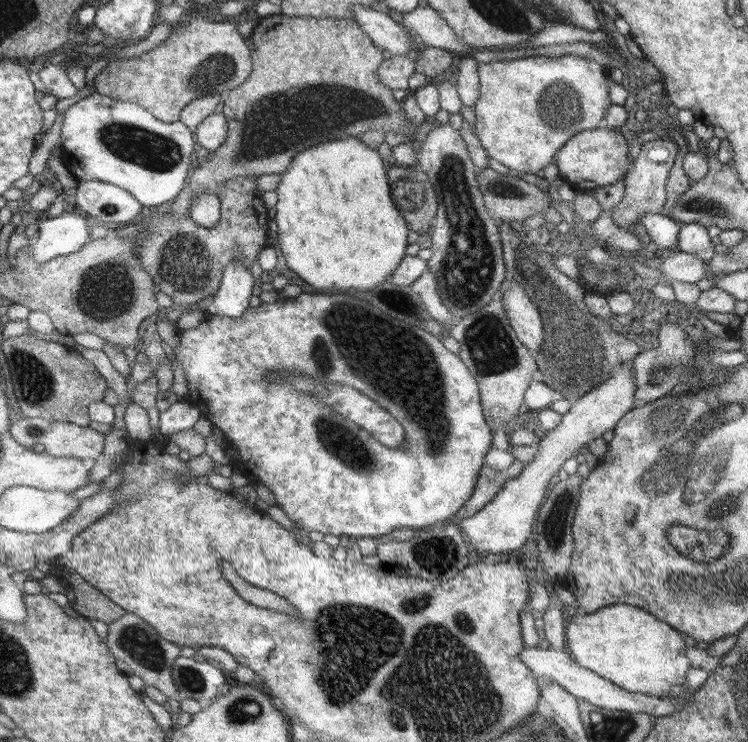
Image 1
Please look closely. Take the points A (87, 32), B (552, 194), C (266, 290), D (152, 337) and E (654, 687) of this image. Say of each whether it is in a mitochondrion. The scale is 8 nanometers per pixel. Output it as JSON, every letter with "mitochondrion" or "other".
{"A":"other","B":"other","C":"other","D":"other","E":"other"}

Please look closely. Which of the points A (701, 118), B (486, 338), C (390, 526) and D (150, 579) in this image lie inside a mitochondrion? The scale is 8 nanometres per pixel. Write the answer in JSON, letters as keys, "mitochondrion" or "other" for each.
{"A":"other","B":"mitochondrion","C":"other","D":"other"}

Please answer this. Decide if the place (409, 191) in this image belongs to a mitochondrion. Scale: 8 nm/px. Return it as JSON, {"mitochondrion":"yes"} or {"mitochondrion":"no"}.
{"mitochondrion":"yes"}

